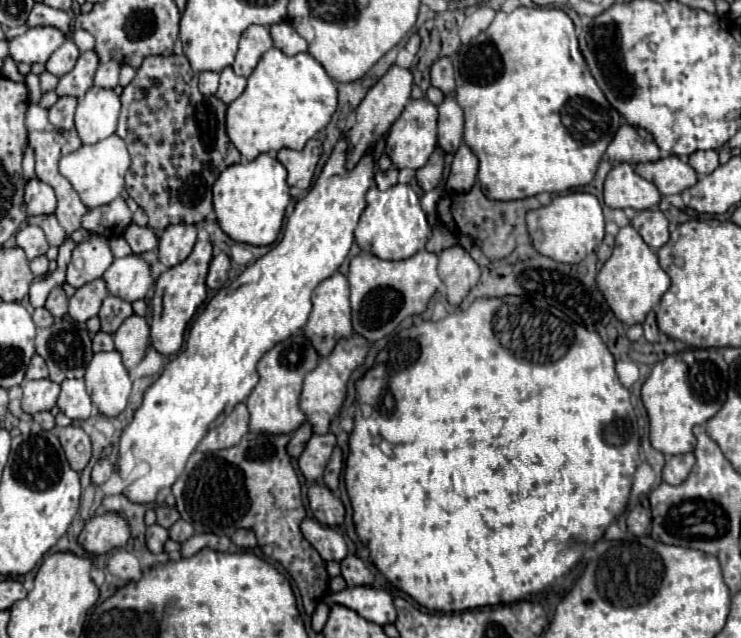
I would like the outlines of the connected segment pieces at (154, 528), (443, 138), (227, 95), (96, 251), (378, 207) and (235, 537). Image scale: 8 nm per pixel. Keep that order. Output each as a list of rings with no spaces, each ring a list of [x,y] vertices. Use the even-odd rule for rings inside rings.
[[[151,525],[151,527],[147,527],[145,539],[147,539],[147,549],[151,553],[161,553],[169,535],[167,535],[167,529],[163,529],[161,525]]]
[[[449,95],[437,109],[439,109],[439,119],[437,119],[439,147],[445,153],[455,153],[463,139],[463,109]]]
[[[231,67],[221,71],[221,79],[219,79],[219,91],[215,93],[215,97],[219,97],[223,103],[231,103],[235,101],[243,91],[245,91],[245,77],[235,75],[235,71]]]
[[[89,233],[87,241],[77,243],[71,253],[71,261],[67,265],[67,283],[77,289],[93,279],[99,279],[111,263],[113,253],[109,249],[109,239]]]
[[[393,185],[387,191],[371,187],[365,195],[365,209],[355,229],[355,241],[367,253],[377,255],[379,259],[407,259],[417,251],[425,249],[429,239],[429,221],[425,211],[421,209],[419,195],[413,191],[411,185]]]
[[[239,529],[231,535],[231,541],[241,547],[241,549],[253,549],[257,545],[257,539],[255,539],[255,533],[249,531],[249,529]]]

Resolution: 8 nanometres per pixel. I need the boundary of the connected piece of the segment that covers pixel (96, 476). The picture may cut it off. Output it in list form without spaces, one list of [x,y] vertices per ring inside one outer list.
[[[99,459],[99,461],[95,463],[93,471],[91,471],[91,481],[93,481],[95,485],[101,485],[101,483],[105,483],[105,481],[111,477],[111,473],[113,473],[113,465],[111,465],[107,459]]]

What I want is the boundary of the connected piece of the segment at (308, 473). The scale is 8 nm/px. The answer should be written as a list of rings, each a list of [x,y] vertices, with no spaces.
[[[333,433],[313,435],[309,439],[305,451],[299,457],[299,469],[307,481],[321,479],[325,465],[333,453],[333,447],[335,447],[335,435]]]

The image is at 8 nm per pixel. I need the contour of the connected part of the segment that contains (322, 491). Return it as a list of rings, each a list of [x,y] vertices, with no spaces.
[[[313,483],[309,487],[309,507],[315,519],[327,527],[339,527],[345,517],[345,509],[341,501],[321,483]]]

